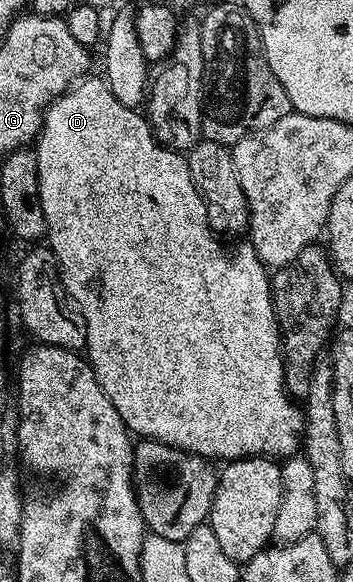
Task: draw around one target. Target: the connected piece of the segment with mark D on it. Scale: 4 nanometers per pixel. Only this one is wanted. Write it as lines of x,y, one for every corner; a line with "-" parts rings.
90,77
72,85
47,108
43,114
43,129
39,132
33,152
39,172
41,211
47,224
45,241
57,259
59,279
67,290
68,298
79,306
85,319
85,356
97,375
97,383
105,395
109,395
113,407
117,407
117,415
121,415
128,430
135,435
140,433
140,438
160,441
175,449
196,453
199,457
224,457
222,460
227,463
238,461
241,457
286,459
296,456
303,440
303,410
289,396
283,378
283,346
271,302
268,266
263,264
250,243
243,243
240,249
231,249
228,253
223,250
222,243
211,234
209,210
189,175
186,156
160,145
142,112
119,103
105,80

